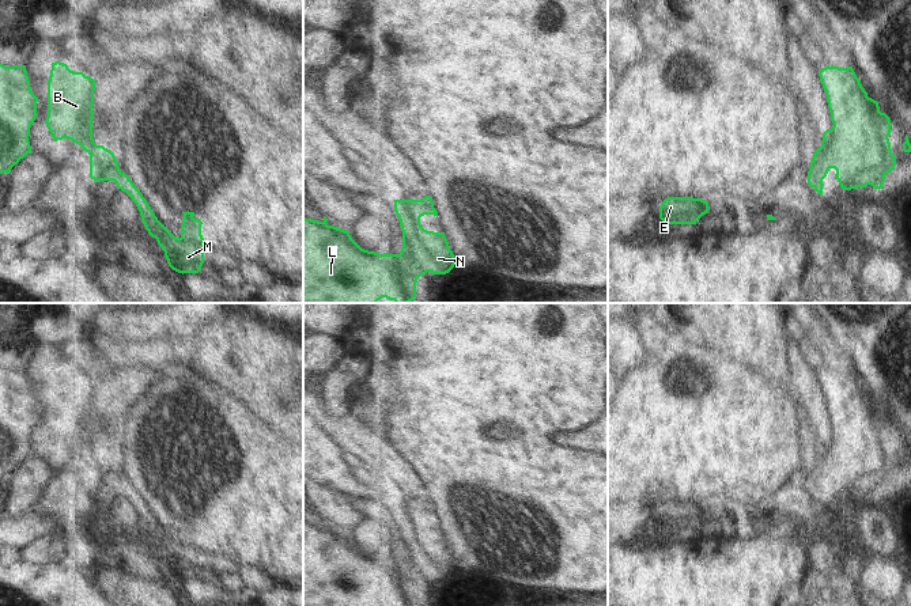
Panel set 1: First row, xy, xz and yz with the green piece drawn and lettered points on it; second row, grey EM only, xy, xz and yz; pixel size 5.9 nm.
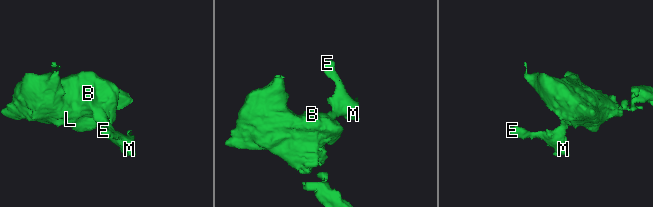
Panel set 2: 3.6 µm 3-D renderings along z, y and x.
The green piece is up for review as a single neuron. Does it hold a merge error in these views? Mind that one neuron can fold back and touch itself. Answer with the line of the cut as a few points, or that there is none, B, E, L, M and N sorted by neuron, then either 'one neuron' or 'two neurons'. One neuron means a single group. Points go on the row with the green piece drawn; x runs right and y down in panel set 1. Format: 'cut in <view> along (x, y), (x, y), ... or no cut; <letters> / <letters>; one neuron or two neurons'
no cut; B E L M N; one neuron

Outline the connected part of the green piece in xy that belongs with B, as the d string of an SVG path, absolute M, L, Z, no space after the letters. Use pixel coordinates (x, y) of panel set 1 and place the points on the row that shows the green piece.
M52 63L50 76L48 80L48 117L45 124L54 141L68 139L79 144L83 151L90 155L90 178L101 181L114 181L117 188L125 192L136 204L141 223L148 234L156 239L158 245L165 251L169 266L178 273L199 273L204 264L204 238L201 235L200 219L194 219L194 212L182 212L181 236L174 236L155 216L154 211L143 197L140 190L122 173L114 154L103 145L97 145L92 139L92 105L94 105L95 80L86 76L83 72L73 72L67 64Z

